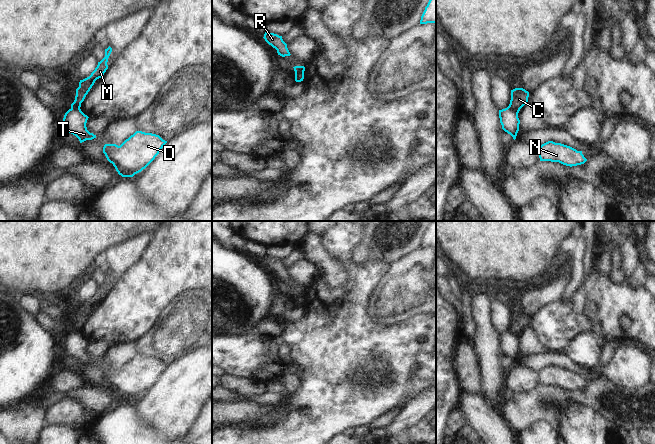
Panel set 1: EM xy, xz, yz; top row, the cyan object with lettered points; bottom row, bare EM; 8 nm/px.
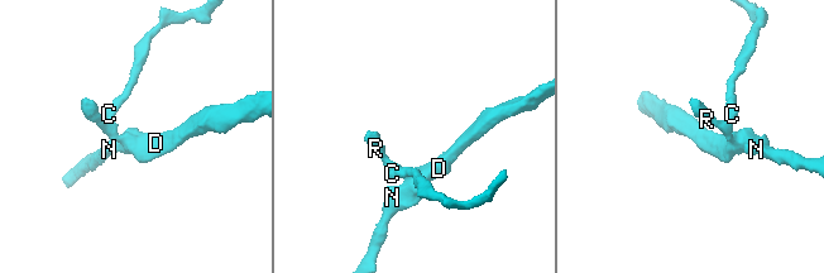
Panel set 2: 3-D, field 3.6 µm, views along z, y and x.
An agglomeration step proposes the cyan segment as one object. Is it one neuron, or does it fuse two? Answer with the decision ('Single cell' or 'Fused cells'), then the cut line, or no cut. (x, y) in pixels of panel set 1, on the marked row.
Fused cells. Split along yz (508, 106), (517, 113).

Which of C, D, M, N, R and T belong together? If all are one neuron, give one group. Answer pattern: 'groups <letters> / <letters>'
groups C M / D N R T

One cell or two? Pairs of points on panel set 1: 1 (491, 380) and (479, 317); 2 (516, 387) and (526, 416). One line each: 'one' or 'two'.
1: one
2: two

